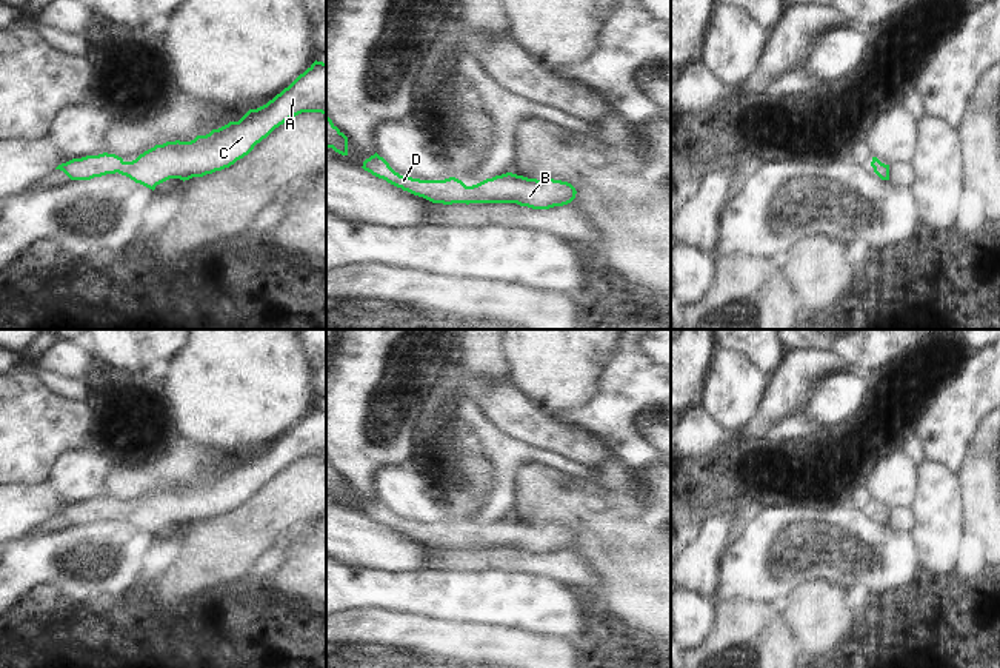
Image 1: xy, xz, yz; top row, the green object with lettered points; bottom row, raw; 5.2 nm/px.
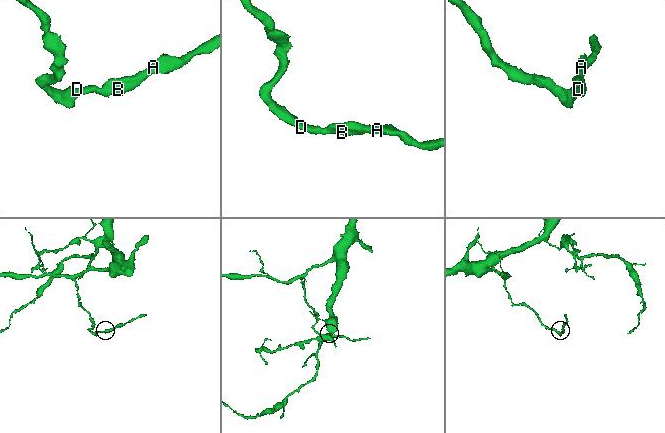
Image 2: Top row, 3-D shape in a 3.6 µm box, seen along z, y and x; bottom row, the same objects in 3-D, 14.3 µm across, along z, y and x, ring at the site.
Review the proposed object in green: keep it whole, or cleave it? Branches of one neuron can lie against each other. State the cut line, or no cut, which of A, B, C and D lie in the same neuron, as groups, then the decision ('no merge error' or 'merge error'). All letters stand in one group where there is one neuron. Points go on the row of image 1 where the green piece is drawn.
no cut | A B C D | no merge error

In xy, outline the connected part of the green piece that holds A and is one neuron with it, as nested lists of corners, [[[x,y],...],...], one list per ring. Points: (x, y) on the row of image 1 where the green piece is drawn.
[[[314,62],[266,105],[249,109],[238,122],[197,135],[191,142],[166,142],[132,162],[115,154],[86,155],[58,165],[71,180],[122,174],[149,189],[169,180],[189,180],[229,168],[248,155],[275,128],[302,112],[326,114],[326,63]]]

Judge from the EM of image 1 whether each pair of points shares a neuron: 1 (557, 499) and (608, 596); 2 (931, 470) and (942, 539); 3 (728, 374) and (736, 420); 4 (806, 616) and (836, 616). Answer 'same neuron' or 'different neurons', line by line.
1: same neuron
2: same neuron
3: same neuron
4: same neuron

